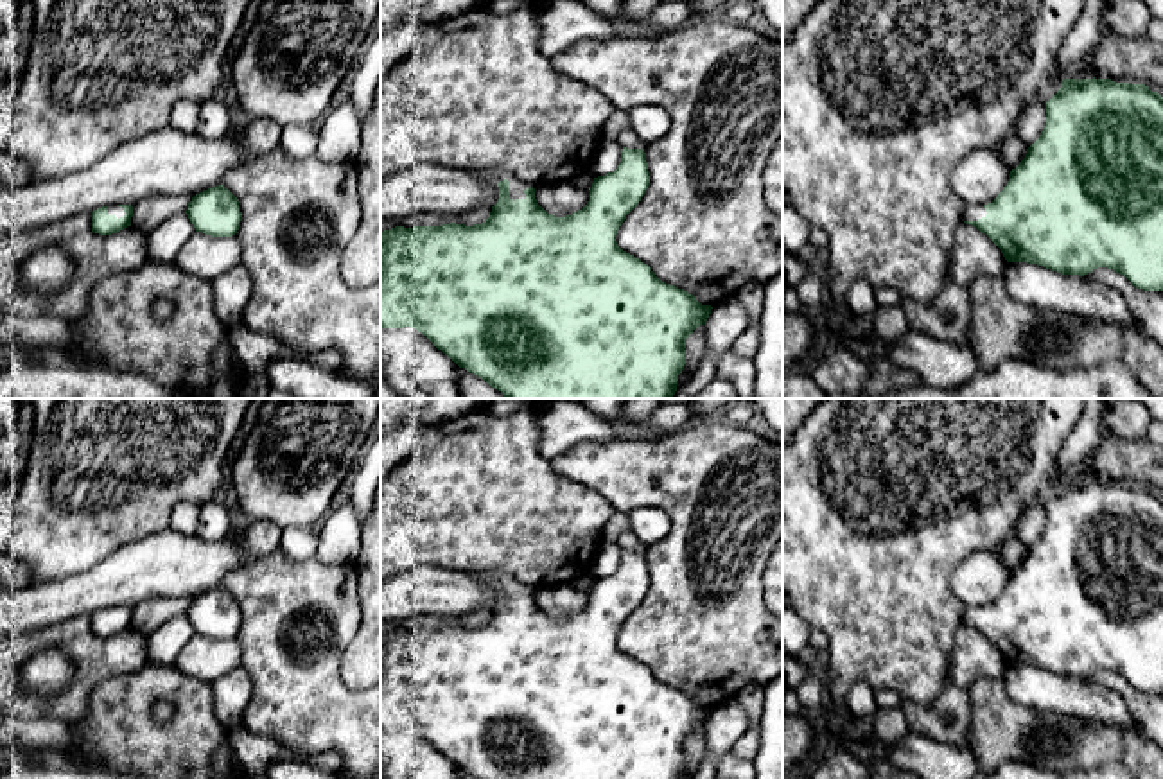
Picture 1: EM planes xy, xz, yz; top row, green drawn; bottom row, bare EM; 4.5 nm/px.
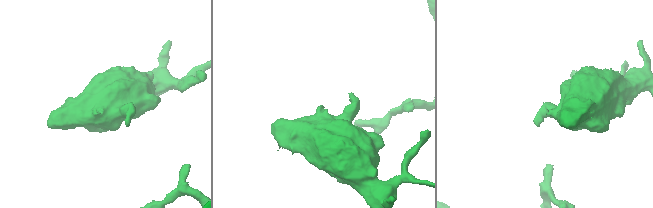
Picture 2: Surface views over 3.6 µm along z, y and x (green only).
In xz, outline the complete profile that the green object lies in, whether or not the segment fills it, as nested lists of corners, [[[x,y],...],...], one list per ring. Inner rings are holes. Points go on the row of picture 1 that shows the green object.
[[[623,147],[614,172],[594,178],[587,205],[565,217],[547,214],[535,199],[535,188],[503,169],[477,169],[499,187],[499,199],[490,217],[474,226],[395,226],[380,232],[380,328],[411,327],[422,332],[438,350],[459,368],[481,377],[506,398],[671,398],[686,366],[686,339],[705,325],[711,305],[702,305],[693,294],[655,276],[651,267],[617,246],[616,235],[626,215],[637,206],[650,187],[650,171],[644,149]]]

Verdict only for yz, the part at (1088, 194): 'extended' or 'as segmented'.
extended

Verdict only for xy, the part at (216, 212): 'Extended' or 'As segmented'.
As segmented

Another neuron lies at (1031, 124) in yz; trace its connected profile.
[[[1034,99],[1016,124],[1016,133],[1027,147],[1030,147],[1041,135],[1046,120],[1045,104]]]

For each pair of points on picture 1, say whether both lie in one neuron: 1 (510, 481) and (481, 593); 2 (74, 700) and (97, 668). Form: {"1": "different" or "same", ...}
{"1": "different", "2": "same"}

